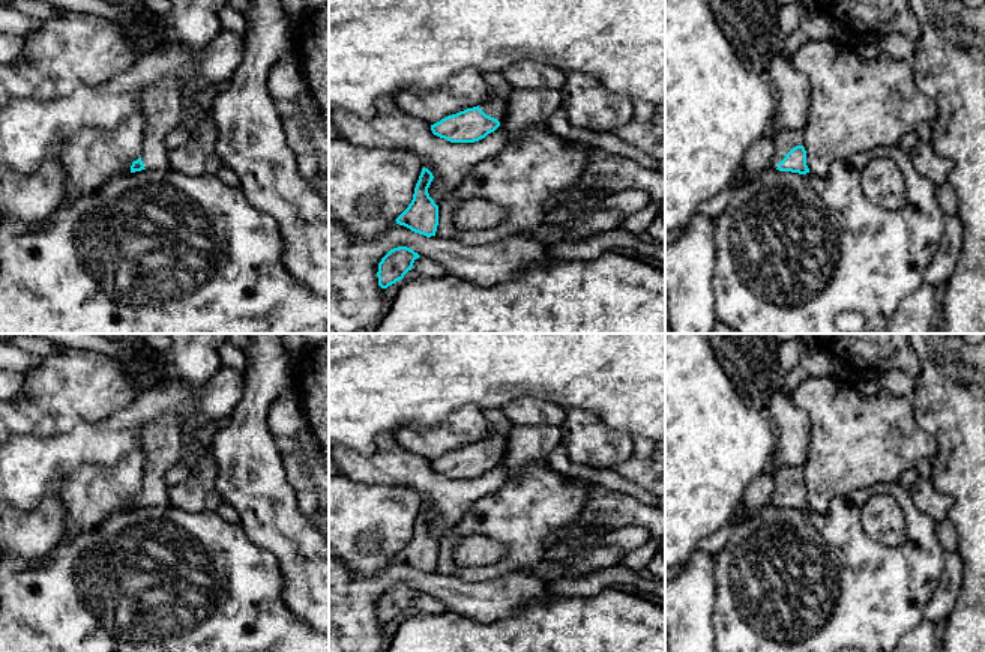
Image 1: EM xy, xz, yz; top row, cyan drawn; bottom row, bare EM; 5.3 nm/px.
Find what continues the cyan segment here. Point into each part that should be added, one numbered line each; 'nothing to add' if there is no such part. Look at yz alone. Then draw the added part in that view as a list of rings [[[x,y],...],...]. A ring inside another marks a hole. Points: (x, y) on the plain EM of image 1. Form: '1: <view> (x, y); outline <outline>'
1: yz (786, 476); outline [[[775,464],[775,490],[772,493],[772,505],[778,505],[778,500],[785,491],[796,482],[803,482],[803,467],[790,467],[784,464]]]

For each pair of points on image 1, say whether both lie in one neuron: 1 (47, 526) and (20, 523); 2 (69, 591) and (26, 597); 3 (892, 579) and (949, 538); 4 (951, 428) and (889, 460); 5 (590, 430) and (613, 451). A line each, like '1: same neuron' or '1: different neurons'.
1: same neuron
2: same neuron
3: different neurons
4: different neurons
5: same neuron

